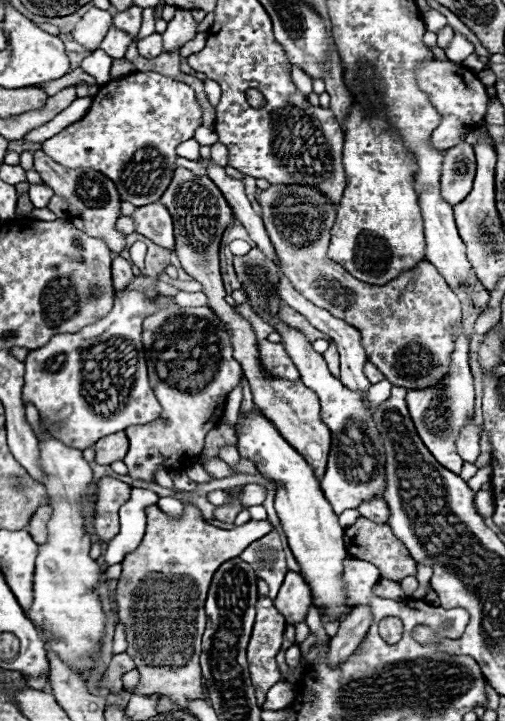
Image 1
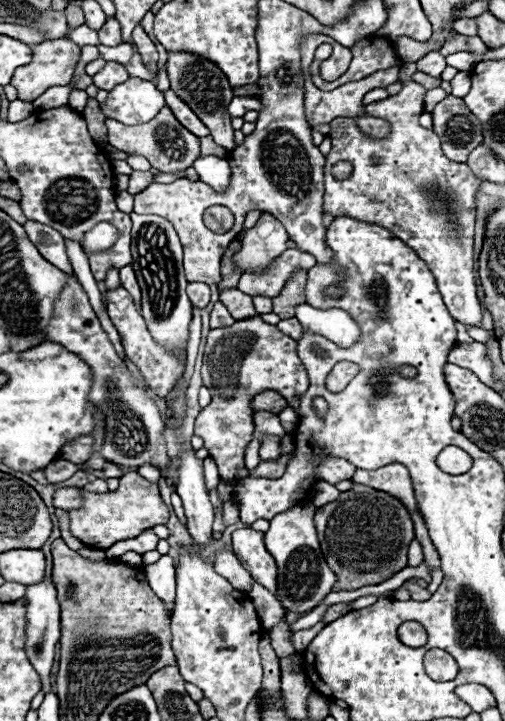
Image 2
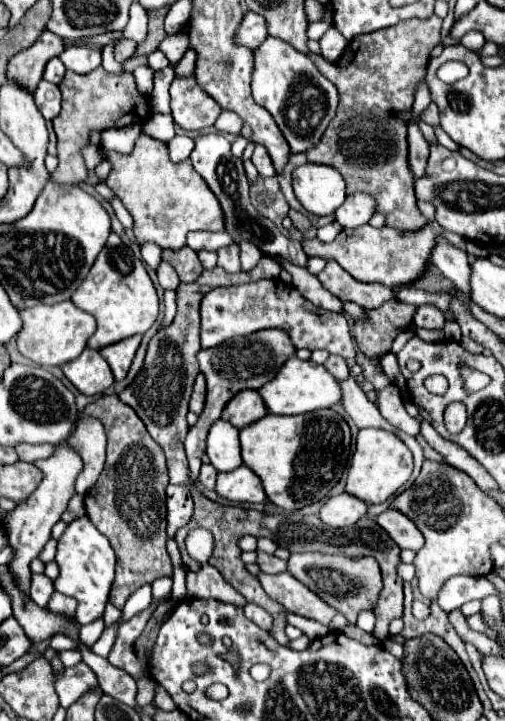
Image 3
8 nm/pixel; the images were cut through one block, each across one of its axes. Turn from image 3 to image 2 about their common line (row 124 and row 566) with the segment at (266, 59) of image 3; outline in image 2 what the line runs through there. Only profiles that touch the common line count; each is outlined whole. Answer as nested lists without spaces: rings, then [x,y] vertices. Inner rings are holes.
[[[310,500],[300,502],[290,512],[282,512],[270,520],[270,530],[264,536],[268,542],[268,552],[274,556],[278,566],[278,598],[282,606],[290,612],[308,612],[312,610],[332,588],[336,576],[322,558],[316,528],[314,528],[316,506]]]

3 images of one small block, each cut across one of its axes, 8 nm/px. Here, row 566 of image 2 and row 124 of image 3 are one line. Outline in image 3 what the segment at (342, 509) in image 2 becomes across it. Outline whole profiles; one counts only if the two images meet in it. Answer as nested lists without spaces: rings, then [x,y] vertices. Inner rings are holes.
[[[436,14],[428,20],[410,18],[392,28],[354,38],[338,62],[308,54],[340,92],[338,114],[326,128],[320,144],[306,152],[308,162],[338,168],[346,180],[348,194],[372,194],[376,212],[386,216],[388,226],[400,230],[418,230],[426,224],[426,218],[416,206],[414,176],[408,168],[406,124],[398,114],[412,108],[416,84],[426,76],[428,56],[440,44],[440,30],[442,20]]]

